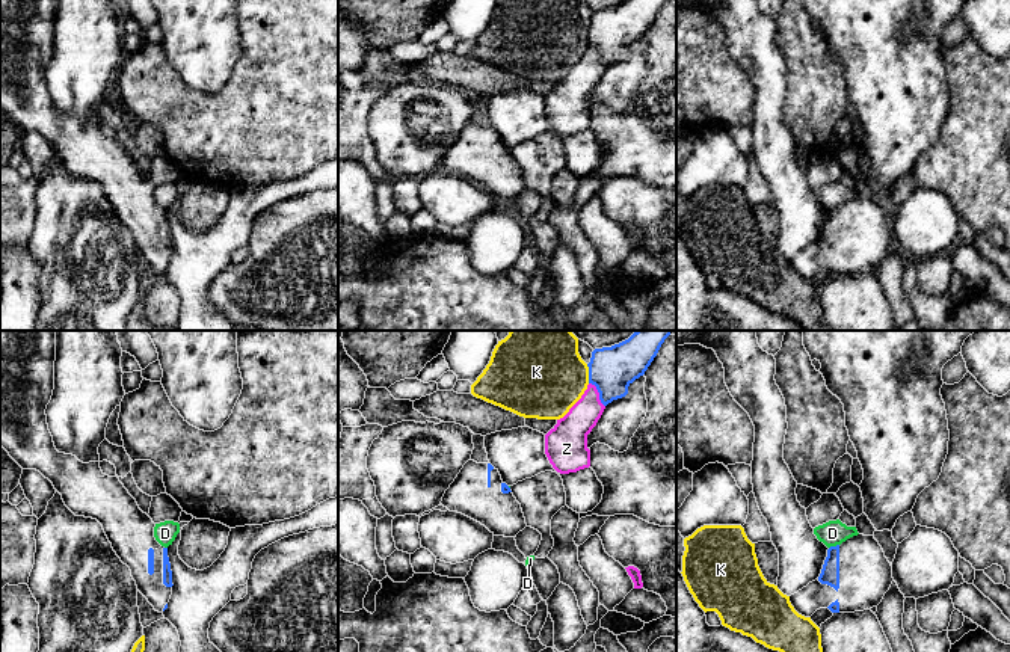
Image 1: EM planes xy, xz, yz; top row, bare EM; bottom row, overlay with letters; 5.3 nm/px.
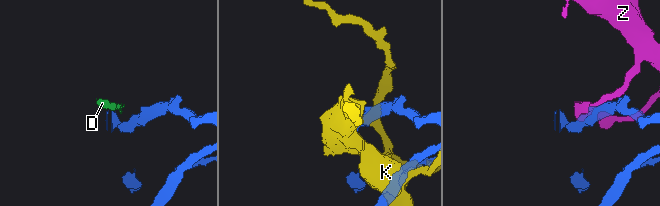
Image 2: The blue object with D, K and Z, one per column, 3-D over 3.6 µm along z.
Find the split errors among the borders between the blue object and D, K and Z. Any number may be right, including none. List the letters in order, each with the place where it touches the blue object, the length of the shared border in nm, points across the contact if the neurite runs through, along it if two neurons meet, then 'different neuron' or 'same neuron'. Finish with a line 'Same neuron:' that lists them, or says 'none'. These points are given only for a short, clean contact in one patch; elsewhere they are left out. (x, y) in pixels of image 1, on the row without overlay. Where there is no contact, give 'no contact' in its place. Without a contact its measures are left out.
D: contact yz (834, 209); length 60 nm; border yz (838, 206), (829, 210); different neuron
K: contact xz (589, 35); length 110 nm; different neuron
Z: contact xz (600, 56); length 160 nm; different neuron
Same neuron: none

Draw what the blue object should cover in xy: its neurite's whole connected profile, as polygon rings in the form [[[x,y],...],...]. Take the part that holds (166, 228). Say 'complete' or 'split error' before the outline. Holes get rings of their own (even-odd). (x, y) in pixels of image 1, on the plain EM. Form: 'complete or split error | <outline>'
split error | [[[0,0],[0,107],[23,131],[36,131],[62,157],[75,177],[97,181],[113,213],[131,232],[137,252],[163,275],[172,257],[168,210],[154,199],[156,186],[143,175],[118,139],[106,137],[100,124],[83,125],[59,115],[48,92],[45,71],[54,51],[56,0]]]

